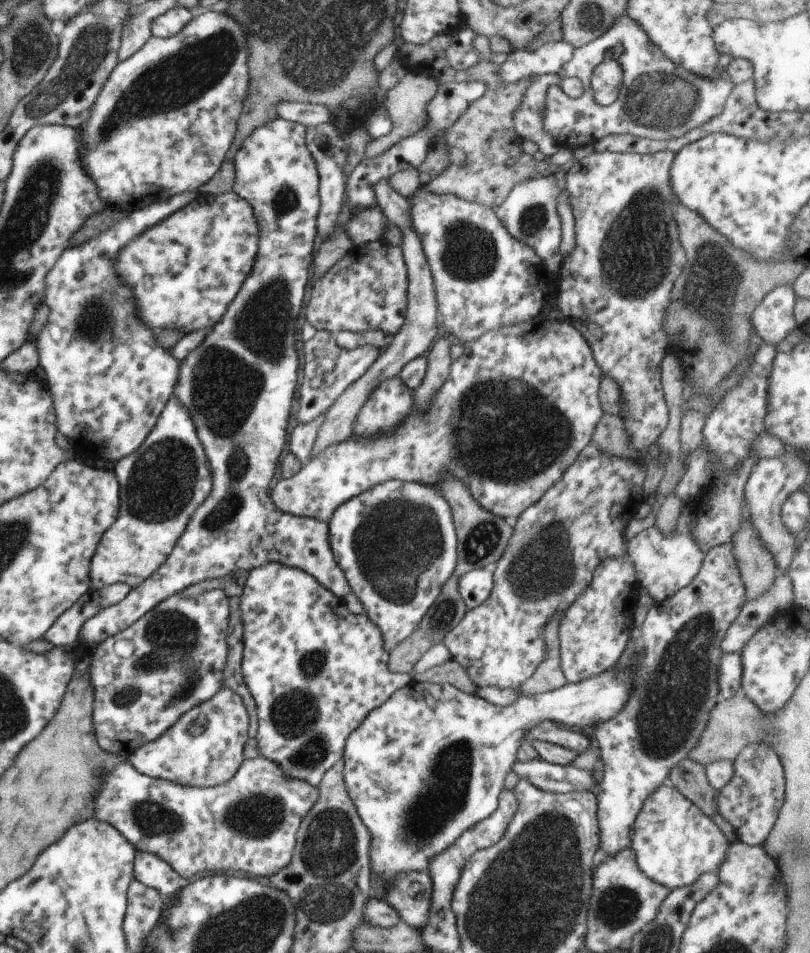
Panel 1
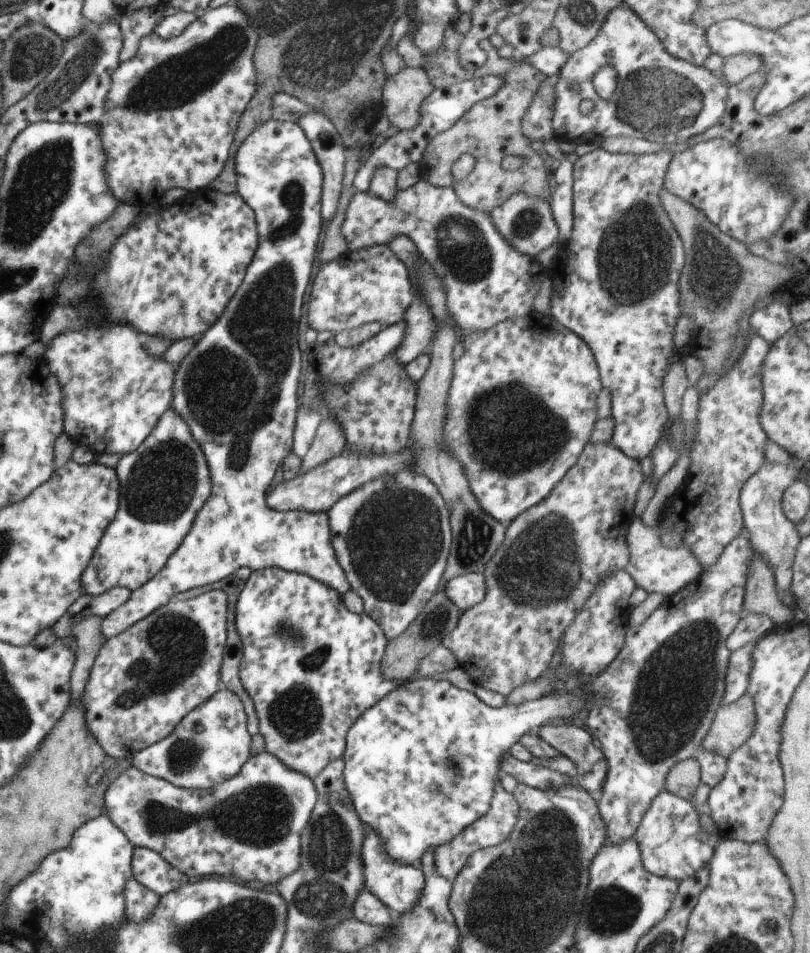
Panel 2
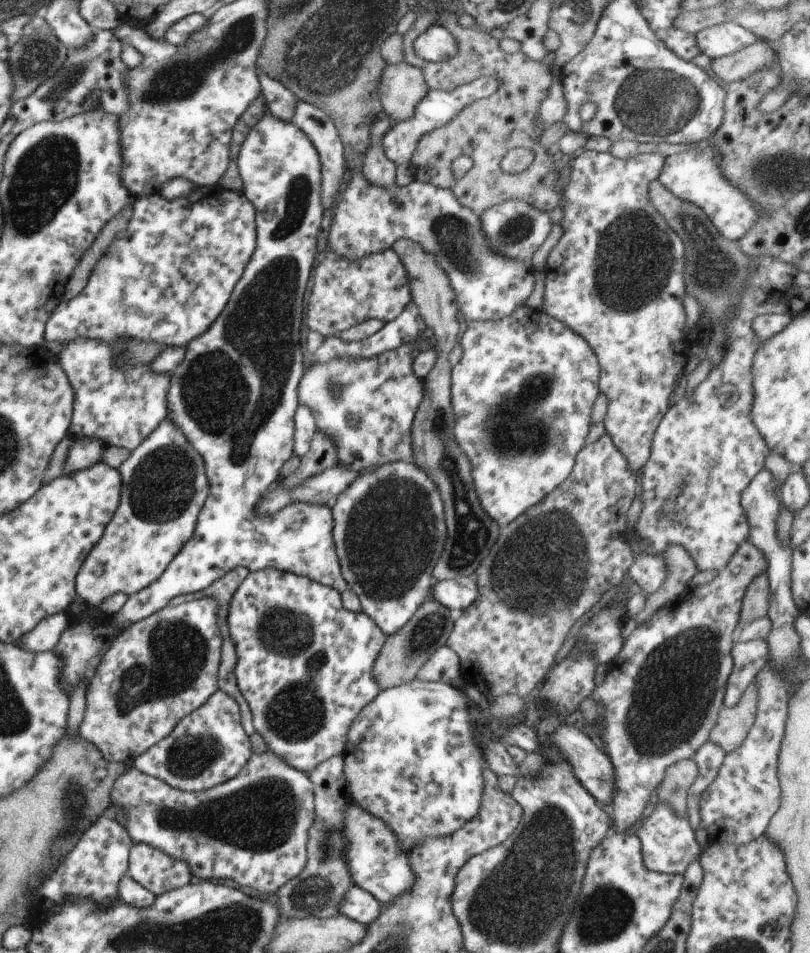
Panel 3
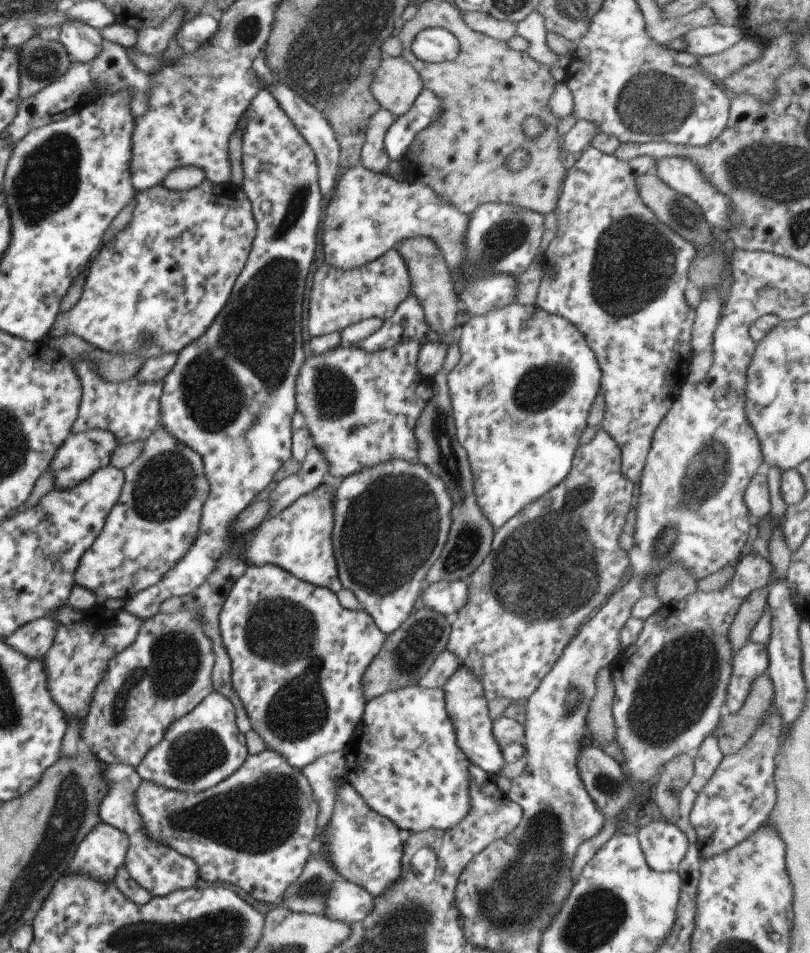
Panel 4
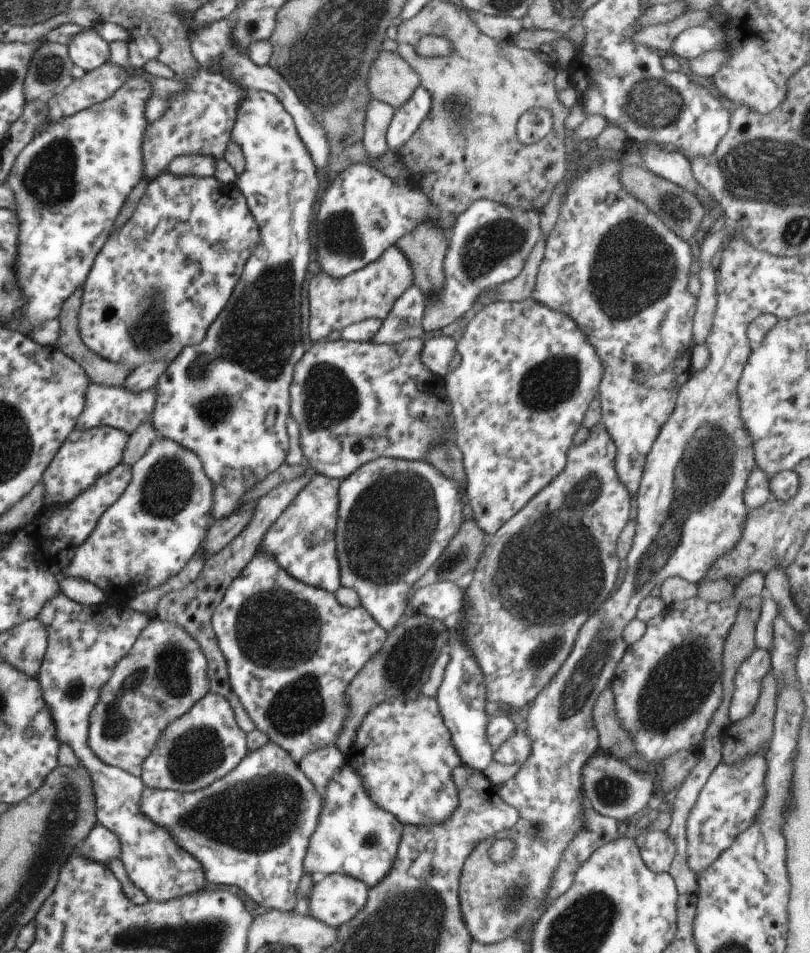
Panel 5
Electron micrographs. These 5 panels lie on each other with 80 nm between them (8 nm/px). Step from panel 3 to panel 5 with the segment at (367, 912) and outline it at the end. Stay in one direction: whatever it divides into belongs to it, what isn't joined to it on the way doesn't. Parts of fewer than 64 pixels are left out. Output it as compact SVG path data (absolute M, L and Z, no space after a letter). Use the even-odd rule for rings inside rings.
M331 873L316 878L316 883L306 894L307 915L330 927L338 927L351 920L362 908L366 901L368 888L356 878L337 873Z

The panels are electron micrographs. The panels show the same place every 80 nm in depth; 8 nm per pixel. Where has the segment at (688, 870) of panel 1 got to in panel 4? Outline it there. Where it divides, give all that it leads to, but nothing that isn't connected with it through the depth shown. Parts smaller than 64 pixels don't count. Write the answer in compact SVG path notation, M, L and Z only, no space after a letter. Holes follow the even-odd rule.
M663 818L636 833L647 866L654 871L676 871L688 845L685 834Z

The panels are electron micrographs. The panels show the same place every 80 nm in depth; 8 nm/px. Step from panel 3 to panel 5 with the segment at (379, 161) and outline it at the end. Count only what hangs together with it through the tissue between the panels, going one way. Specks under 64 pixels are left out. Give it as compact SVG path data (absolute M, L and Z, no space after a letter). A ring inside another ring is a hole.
M368 96L360 140L371 159L376 159L388 149L384 136L393 113L393 108L388 104Z

